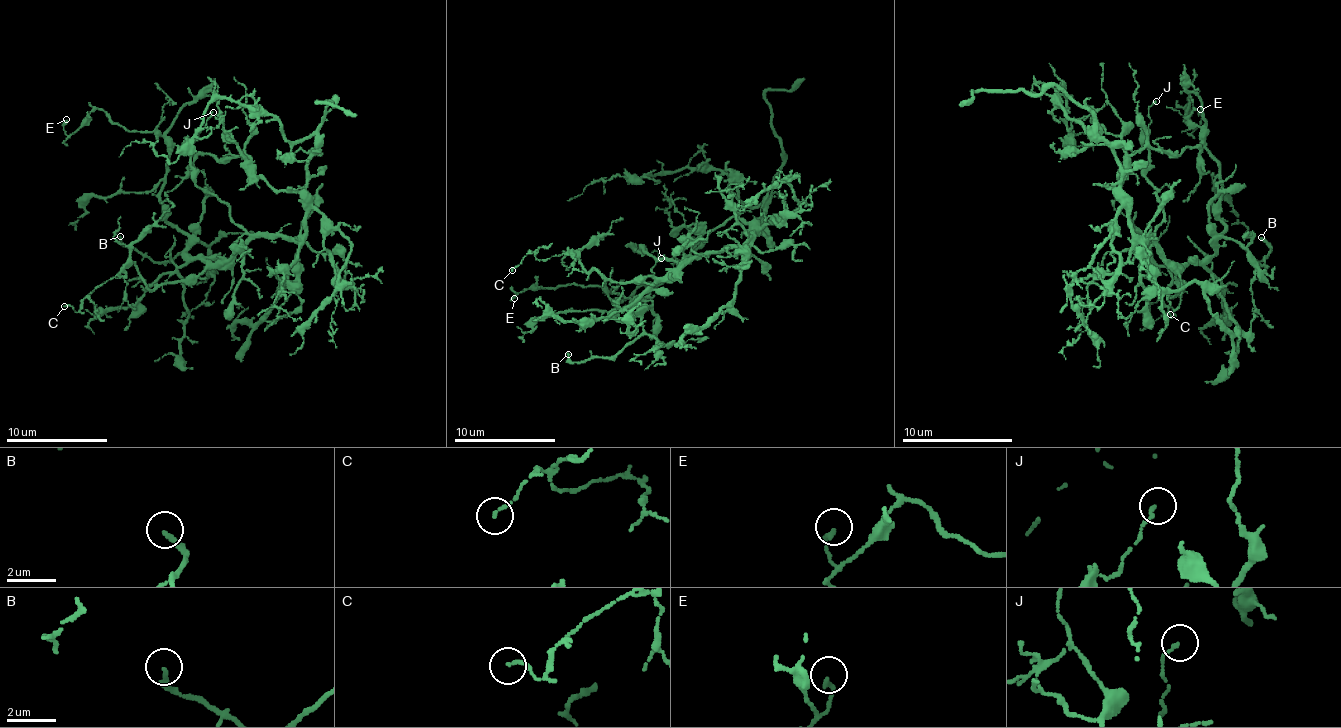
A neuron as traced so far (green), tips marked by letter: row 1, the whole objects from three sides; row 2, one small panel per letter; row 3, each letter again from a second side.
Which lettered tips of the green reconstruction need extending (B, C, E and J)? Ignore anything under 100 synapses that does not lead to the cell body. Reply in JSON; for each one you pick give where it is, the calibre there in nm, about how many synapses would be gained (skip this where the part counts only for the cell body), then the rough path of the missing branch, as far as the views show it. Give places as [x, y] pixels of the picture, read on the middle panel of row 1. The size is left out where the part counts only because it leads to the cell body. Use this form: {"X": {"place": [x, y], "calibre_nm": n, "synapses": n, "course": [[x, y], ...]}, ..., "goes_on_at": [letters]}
{"goes_on_at": []}

